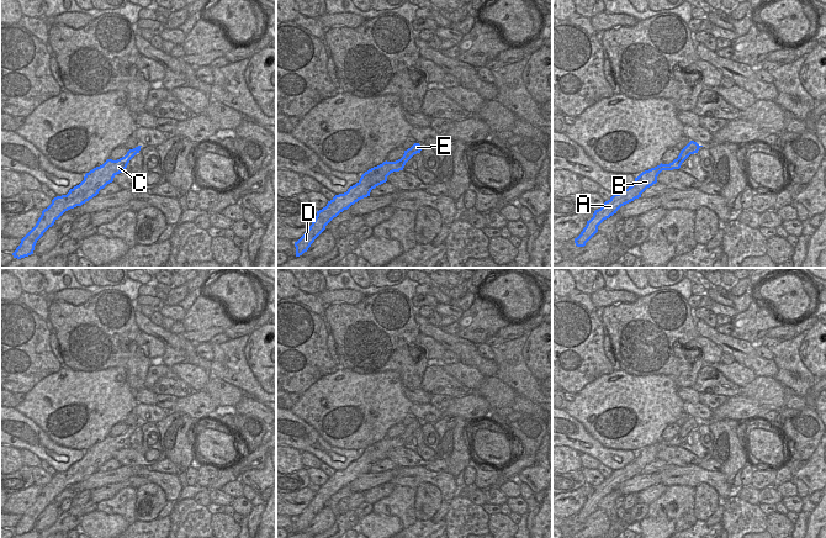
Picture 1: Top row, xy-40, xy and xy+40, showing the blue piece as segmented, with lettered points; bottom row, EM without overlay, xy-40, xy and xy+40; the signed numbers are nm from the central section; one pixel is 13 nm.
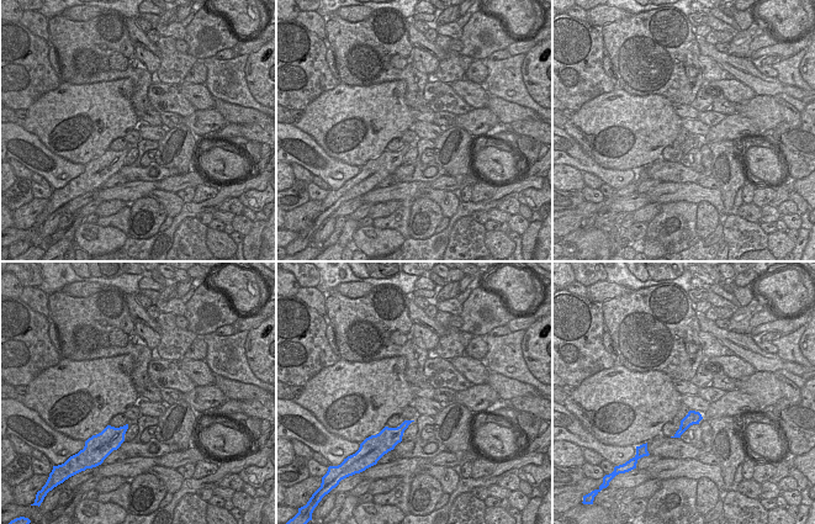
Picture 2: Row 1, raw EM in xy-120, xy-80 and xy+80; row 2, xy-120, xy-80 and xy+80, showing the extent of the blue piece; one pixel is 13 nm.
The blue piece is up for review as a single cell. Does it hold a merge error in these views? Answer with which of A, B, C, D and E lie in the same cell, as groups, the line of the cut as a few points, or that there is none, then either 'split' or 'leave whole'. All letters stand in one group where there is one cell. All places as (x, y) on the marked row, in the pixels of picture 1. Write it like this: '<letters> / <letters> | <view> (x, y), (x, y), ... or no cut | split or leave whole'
A B C D E | no cut | leave whole

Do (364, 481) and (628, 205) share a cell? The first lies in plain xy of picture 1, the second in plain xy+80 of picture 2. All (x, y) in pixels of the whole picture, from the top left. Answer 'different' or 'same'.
same

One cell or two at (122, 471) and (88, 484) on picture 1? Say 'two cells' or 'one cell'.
one cell

